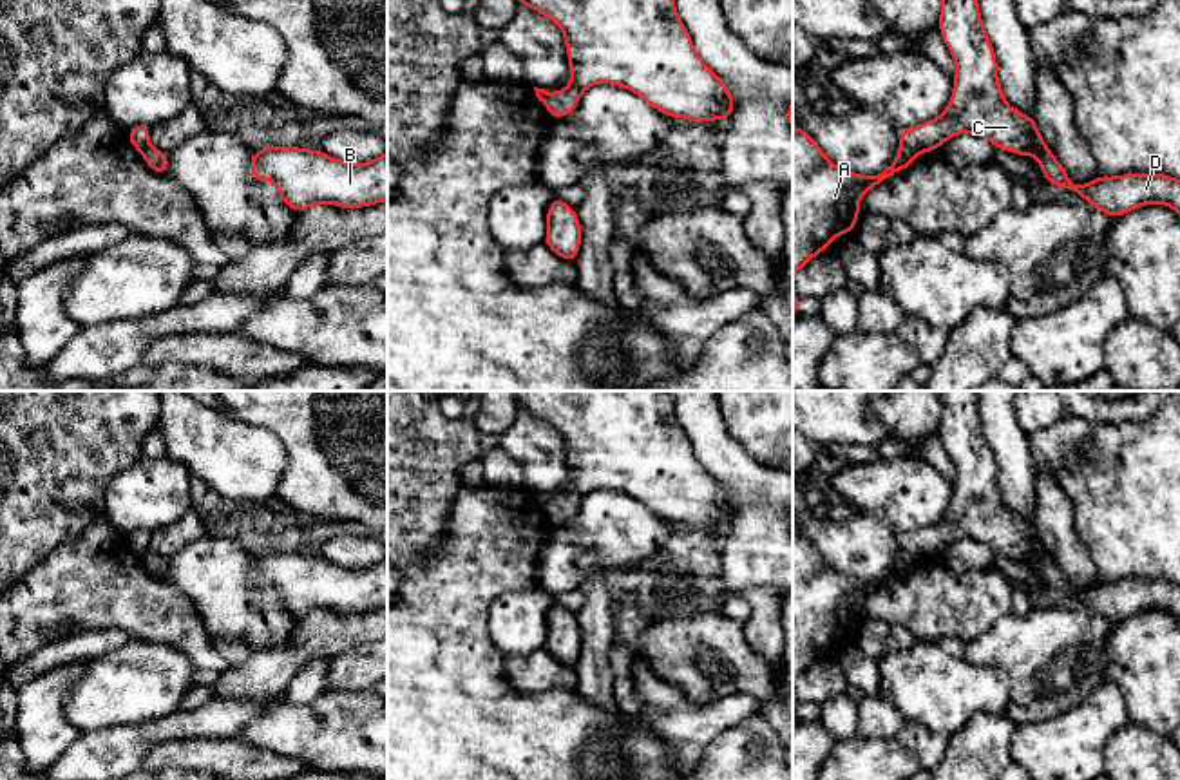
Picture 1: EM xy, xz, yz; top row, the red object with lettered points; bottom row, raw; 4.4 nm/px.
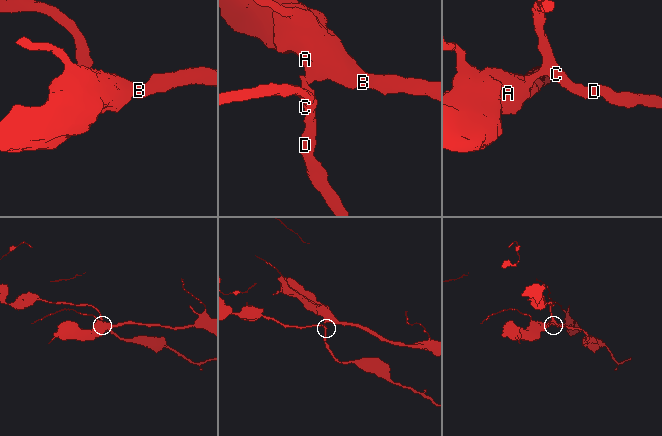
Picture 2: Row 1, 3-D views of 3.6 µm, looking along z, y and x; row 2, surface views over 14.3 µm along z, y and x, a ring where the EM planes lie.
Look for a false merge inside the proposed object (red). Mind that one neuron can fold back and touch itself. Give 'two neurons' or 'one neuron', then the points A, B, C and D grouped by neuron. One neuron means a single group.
two neurons; groups A B / C D

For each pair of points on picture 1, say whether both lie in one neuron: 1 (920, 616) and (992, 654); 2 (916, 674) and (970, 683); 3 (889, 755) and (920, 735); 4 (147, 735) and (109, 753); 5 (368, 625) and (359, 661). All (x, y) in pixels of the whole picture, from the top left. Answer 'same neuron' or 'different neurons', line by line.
1: different neurons
2: same neuron
3: different neurons
4: same neuron
5: different neurons

